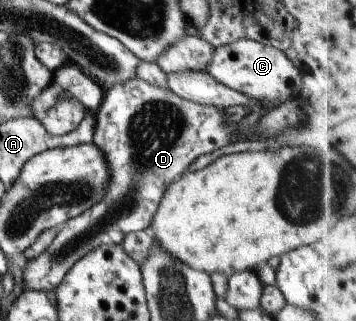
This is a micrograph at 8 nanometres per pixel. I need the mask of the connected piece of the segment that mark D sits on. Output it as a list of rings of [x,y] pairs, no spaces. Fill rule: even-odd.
[[[133,78],[125,84],[117,84],[106,91],[95,115],[93,143],[105,154],[105,160],[109,164],[109,176],[111,176],[107,184],[107,192],[91,208],[60,226],[55,240],[37,258],[27,259],[21,263],[23,291],[55,290],[75,262],[79,262],[98,246],[122,245],[127,234],[146,231],[171,182],[179,180],[199,156],[221,150],[233,140],[243,142],[253,138],[255,134],[261,136],[257,126],[245,132],[239,132],[239,125],[229,124],[227,116],[220,108],[189,102],[177,96],[171,89],[153,86],[139,78]]]

